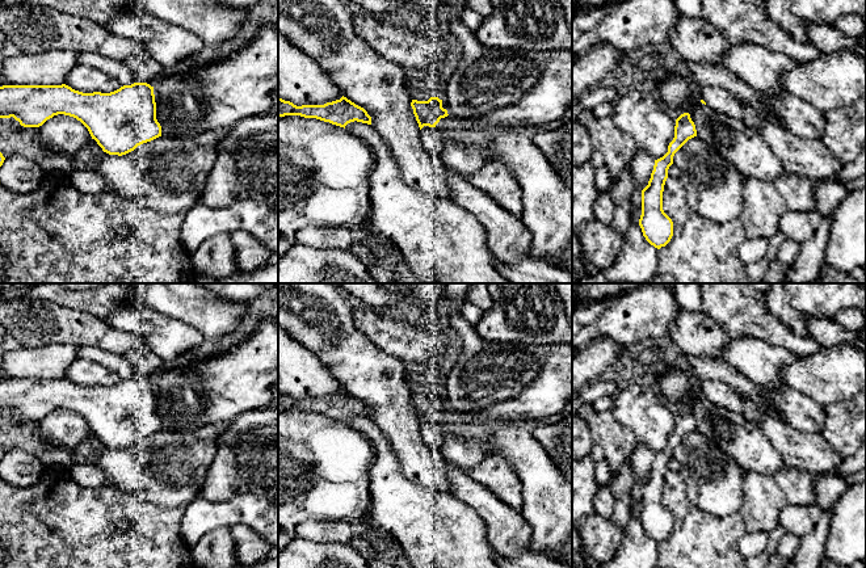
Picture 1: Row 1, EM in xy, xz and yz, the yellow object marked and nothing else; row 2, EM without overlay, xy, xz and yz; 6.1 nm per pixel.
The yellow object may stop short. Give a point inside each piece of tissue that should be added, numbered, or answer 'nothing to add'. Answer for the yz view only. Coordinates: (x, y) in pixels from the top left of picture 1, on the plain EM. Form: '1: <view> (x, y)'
1: yz (718, 392)

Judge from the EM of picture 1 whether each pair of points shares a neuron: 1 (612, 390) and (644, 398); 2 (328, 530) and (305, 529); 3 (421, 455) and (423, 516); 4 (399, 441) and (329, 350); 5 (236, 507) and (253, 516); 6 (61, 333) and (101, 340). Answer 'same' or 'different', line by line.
1: different
2: same
3: different
4: same
5: same
6: same

